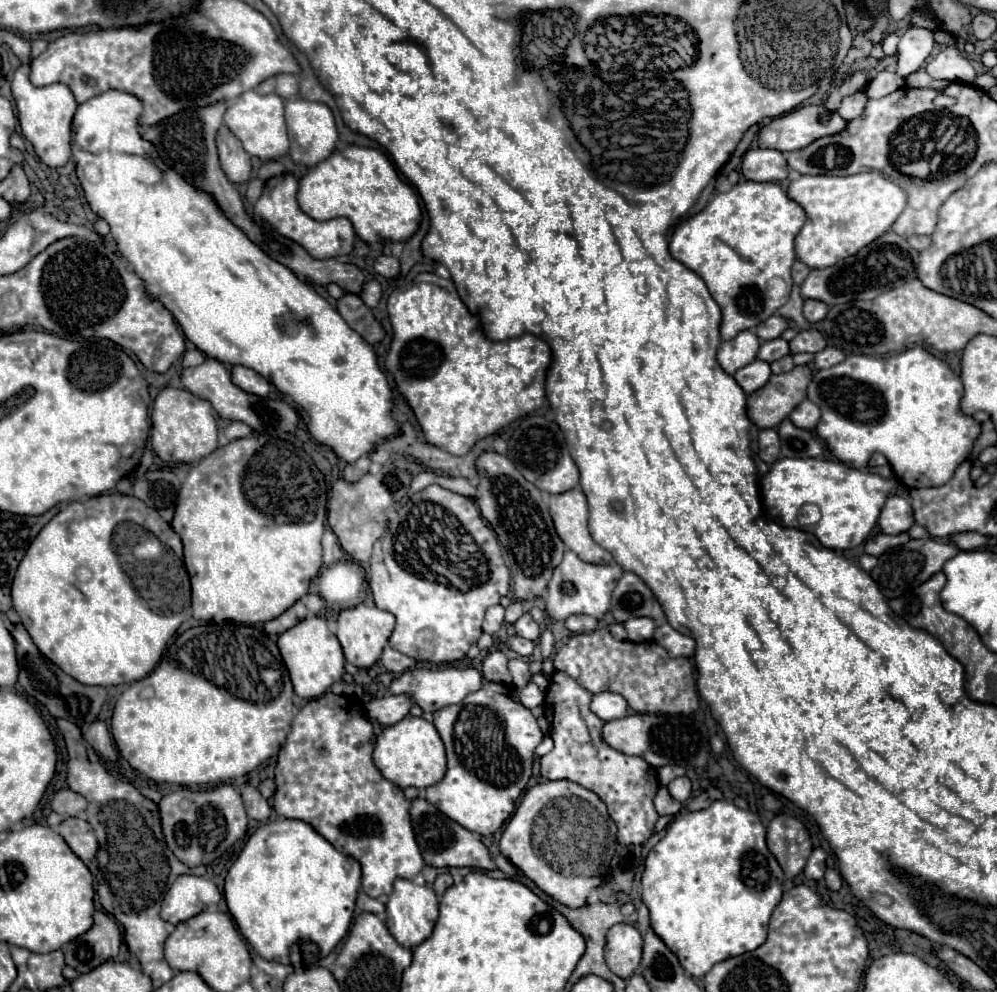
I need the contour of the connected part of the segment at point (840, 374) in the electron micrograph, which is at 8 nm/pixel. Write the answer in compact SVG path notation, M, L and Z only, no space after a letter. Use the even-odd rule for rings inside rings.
M911 347L891 357L851 355L835 367L817 371L807 389L807 397L821 409L817 433L825 439L829 451L839 461L863 469L871 453L883 453L891 463L895 477L911 489L941 487L949 483L981 435L981 423L959 411L961 395L963 383L959 375L945 361L931 355L923 347Z

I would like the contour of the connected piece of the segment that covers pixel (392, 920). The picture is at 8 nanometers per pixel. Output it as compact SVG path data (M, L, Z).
M397 879L393 883L393 893L387 899L387 927L403 947L413 949L431 935L433 925L437 921L437 911L439 899L431 885L417 885L409 879Z

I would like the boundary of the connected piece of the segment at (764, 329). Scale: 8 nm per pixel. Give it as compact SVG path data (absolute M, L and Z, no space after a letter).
M773 315L773 317L769 317L765 323L761 323L761 325L757 327L757 337L763 339L763 341L777 339L777 337L781 337L781 333L783 333L787 327L789 327L789 321L787 321L787 319L783 319L783 317L779 317L779 315Z

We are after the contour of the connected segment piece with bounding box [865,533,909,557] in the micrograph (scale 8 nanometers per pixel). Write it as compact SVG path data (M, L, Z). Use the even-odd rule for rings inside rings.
M879 533L879 535L875 535L873 539L869 539L865 543L865 553L879 557L887 549L897 547L901 543L907 543L907 541L909 541L909 535L907 533L901 533L901 535L885 535L885 533Z

